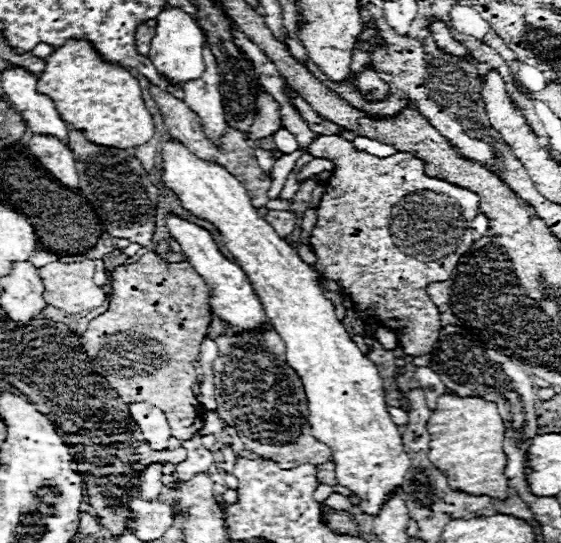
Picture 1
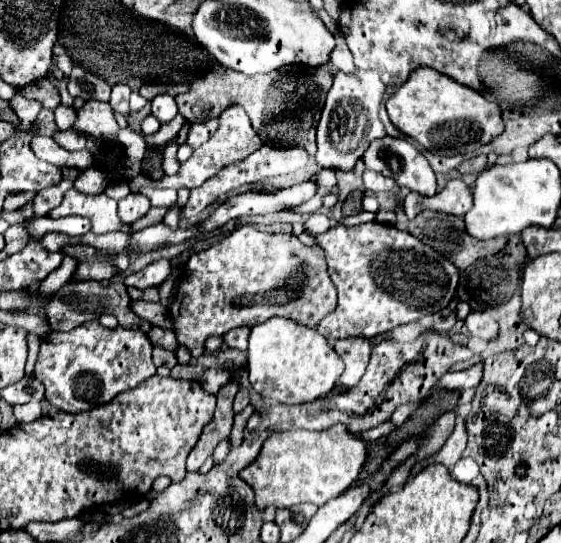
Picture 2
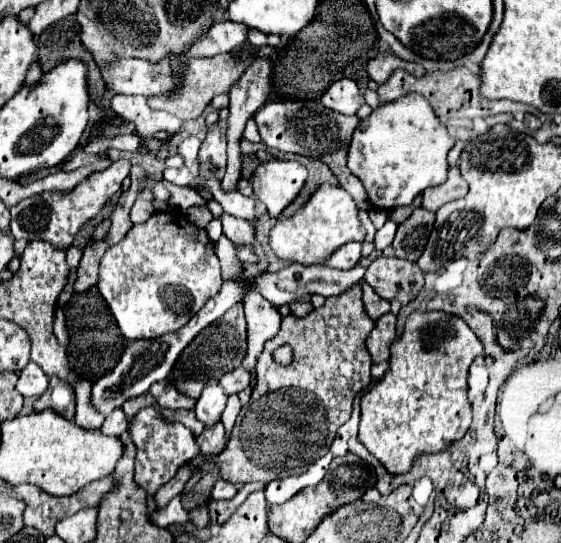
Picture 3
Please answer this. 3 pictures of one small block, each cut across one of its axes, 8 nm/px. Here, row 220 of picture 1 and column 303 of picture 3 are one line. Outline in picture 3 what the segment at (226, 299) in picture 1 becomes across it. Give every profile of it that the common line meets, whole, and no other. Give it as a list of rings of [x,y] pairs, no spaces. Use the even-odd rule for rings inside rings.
[[[270,160],[258,166],[252,174],[256,198],[266,206],[272,218],[278,218],[302,192],[308,170],[290,160]]]

